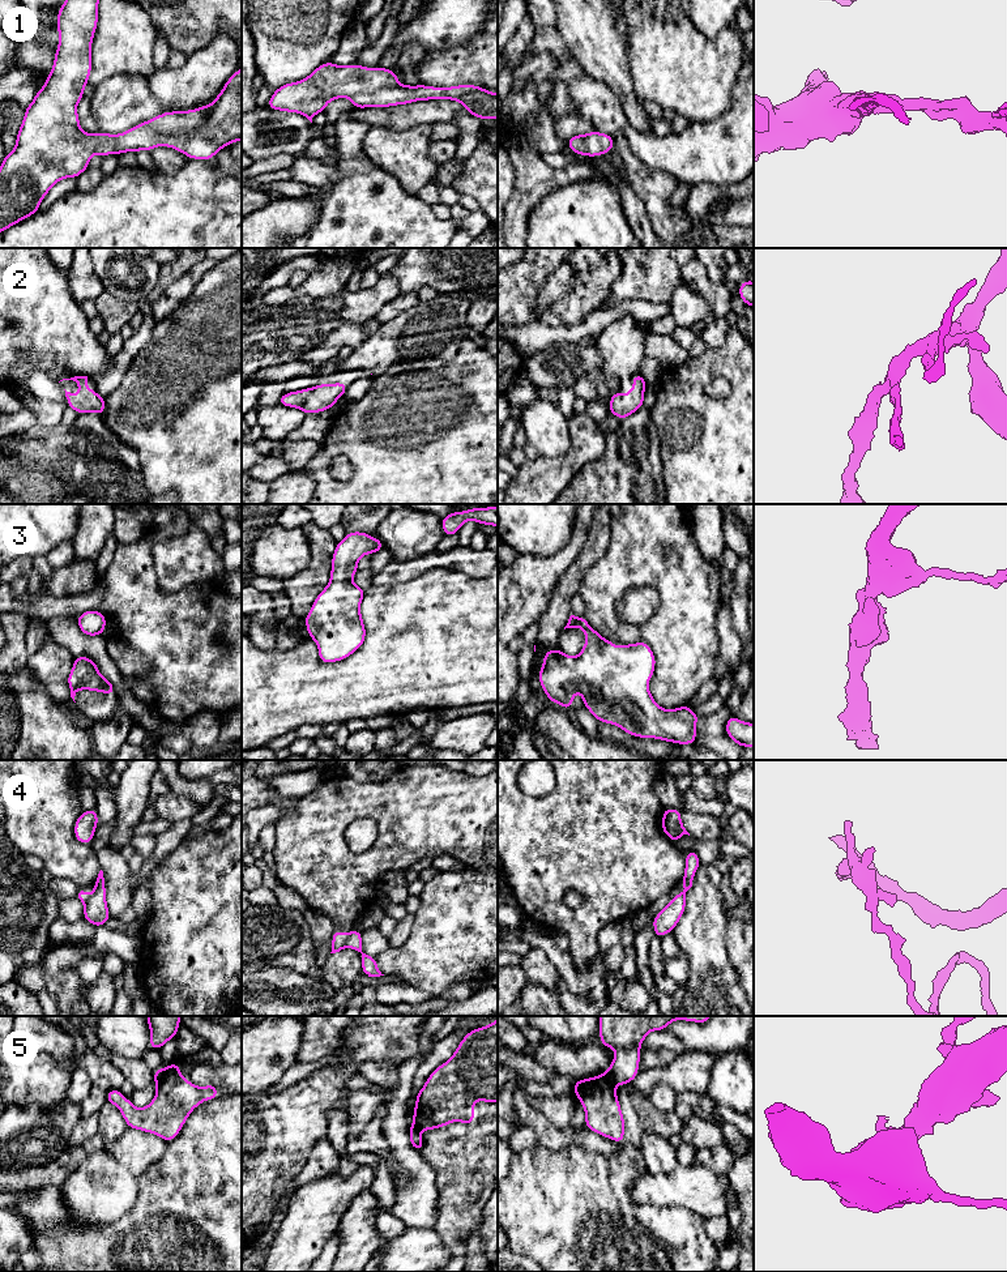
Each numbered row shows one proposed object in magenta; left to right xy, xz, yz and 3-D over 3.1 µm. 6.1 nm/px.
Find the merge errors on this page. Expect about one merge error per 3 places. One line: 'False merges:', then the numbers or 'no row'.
False merges: 4, 5

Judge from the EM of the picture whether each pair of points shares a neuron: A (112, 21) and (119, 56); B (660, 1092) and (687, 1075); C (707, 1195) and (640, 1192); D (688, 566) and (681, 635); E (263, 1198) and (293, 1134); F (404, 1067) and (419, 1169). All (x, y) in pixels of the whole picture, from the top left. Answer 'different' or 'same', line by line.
A: same
B: different
C: same
D: same
E: same
F: same

